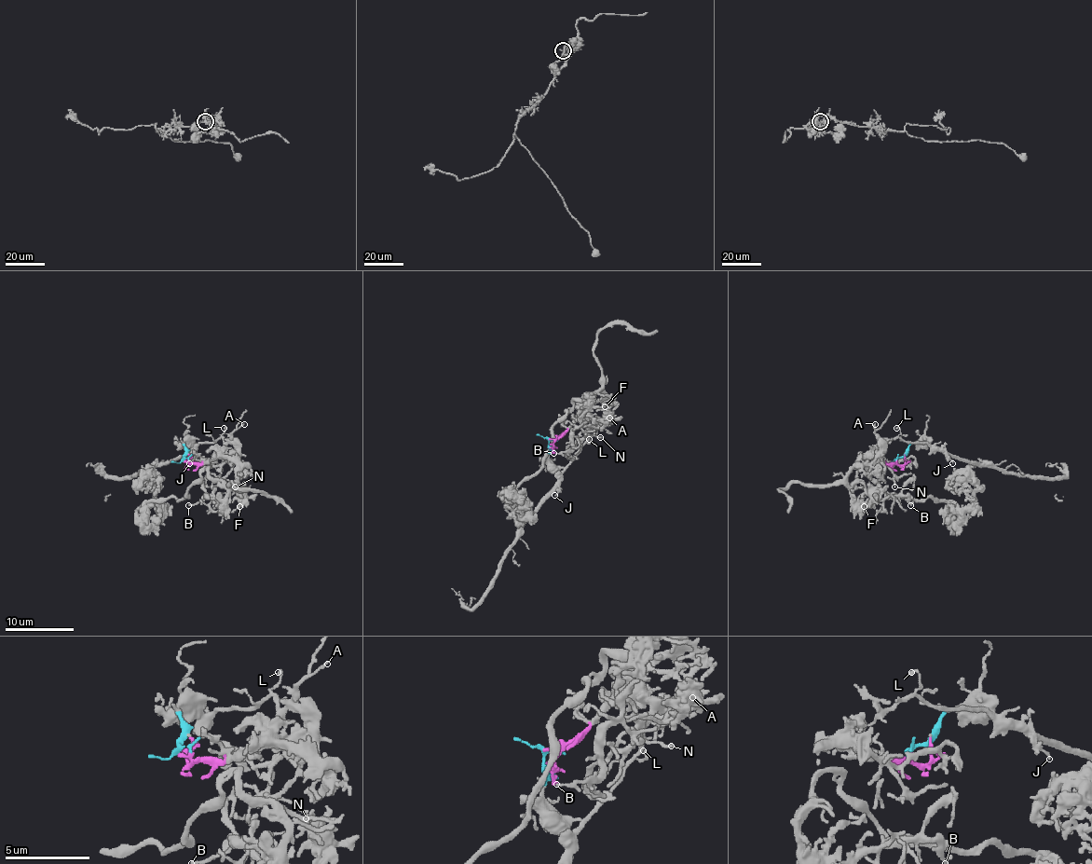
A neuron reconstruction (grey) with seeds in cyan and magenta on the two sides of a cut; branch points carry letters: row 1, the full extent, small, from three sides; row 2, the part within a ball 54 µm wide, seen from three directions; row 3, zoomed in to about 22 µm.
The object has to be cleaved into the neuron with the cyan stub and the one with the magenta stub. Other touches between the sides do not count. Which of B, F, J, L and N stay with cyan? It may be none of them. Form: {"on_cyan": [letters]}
{"on_cyan": ["J", "L"]}

